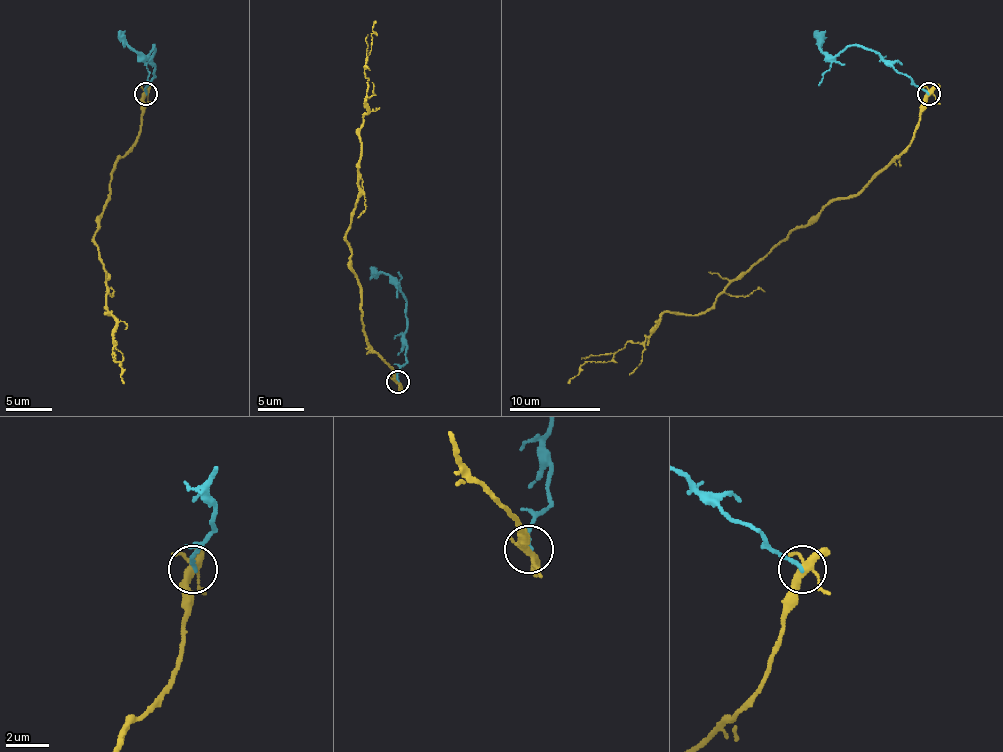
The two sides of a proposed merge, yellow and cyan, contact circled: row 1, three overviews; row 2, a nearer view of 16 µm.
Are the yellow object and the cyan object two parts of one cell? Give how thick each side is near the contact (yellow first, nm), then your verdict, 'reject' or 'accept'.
calibres 300 and 190 nm; reject

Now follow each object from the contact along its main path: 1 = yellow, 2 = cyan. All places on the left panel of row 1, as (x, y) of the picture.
1: (145, 93), (138, 138), (119, 159), (94, 239), (106, 271), (115, 360), (119, 360), (124, 383)
2: (145, 93), (154, 77), (154, 45), (142, 56), (117, 31)

